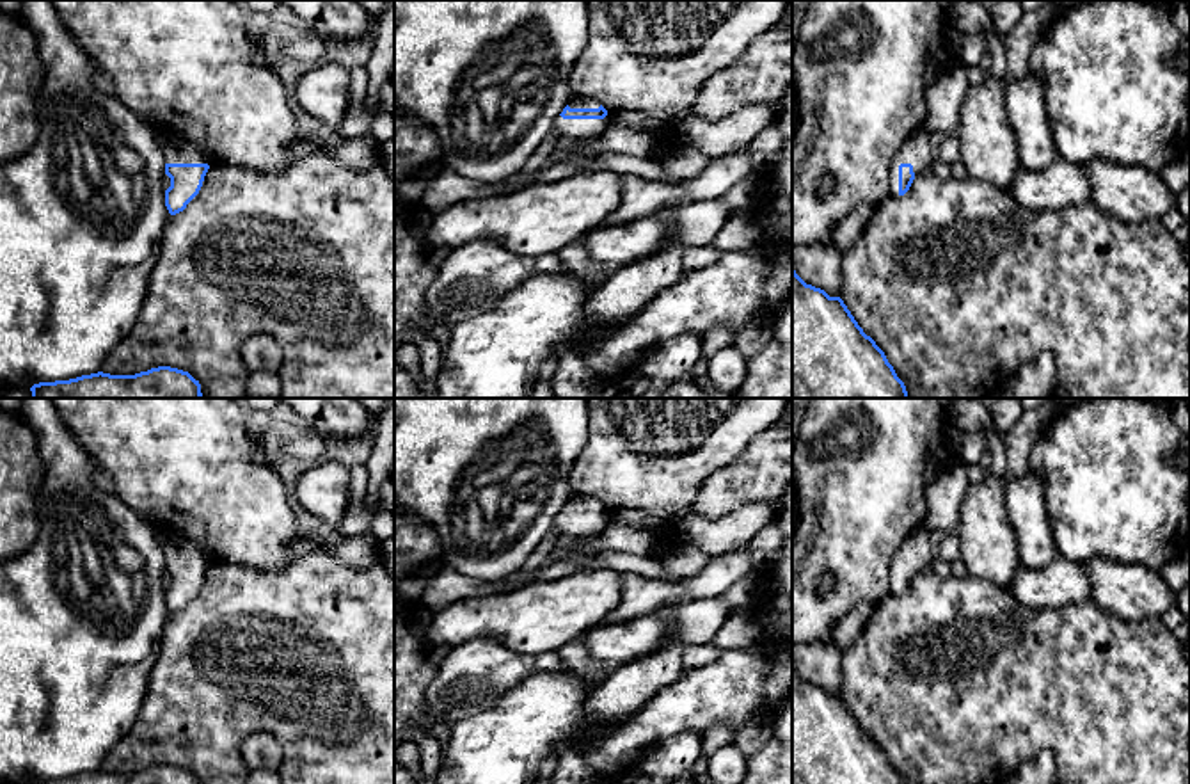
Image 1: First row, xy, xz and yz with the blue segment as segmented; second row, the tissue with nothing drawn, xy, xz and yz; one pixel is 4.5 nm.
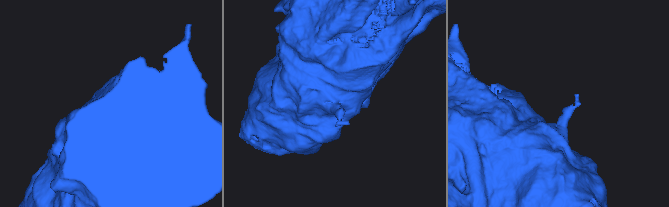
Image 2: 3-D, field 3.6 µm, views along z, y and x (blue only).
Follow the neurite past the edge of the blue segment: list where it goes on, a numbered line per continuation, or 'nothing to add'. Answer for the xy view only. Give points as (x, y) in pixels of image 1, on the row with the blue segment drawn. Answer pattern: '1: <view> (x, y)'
1: xy (174, 150)

